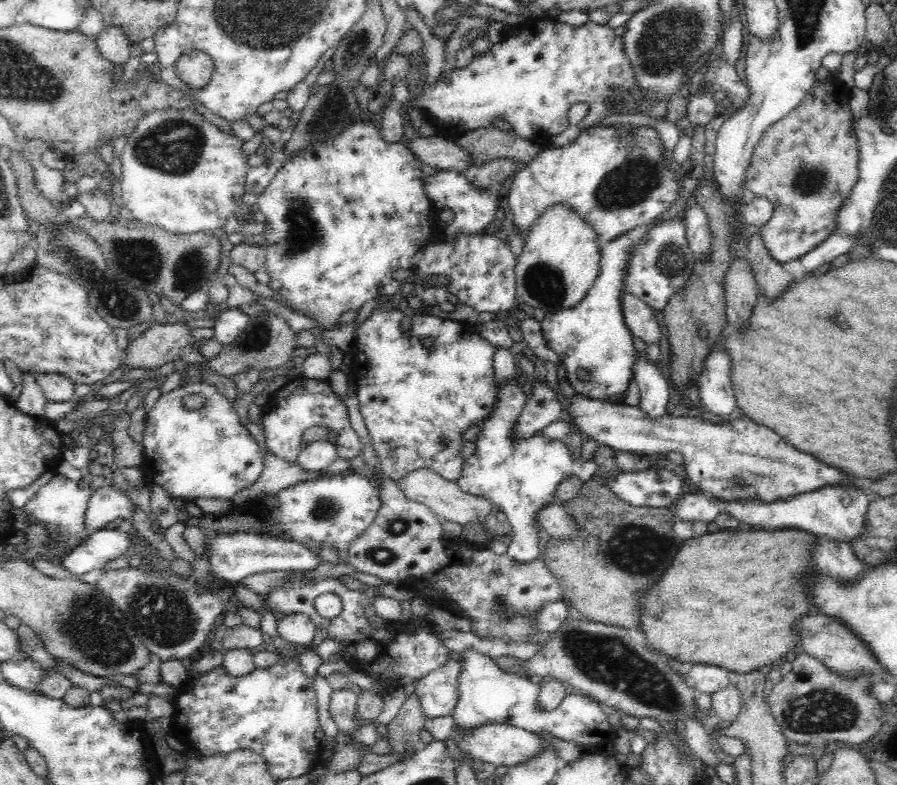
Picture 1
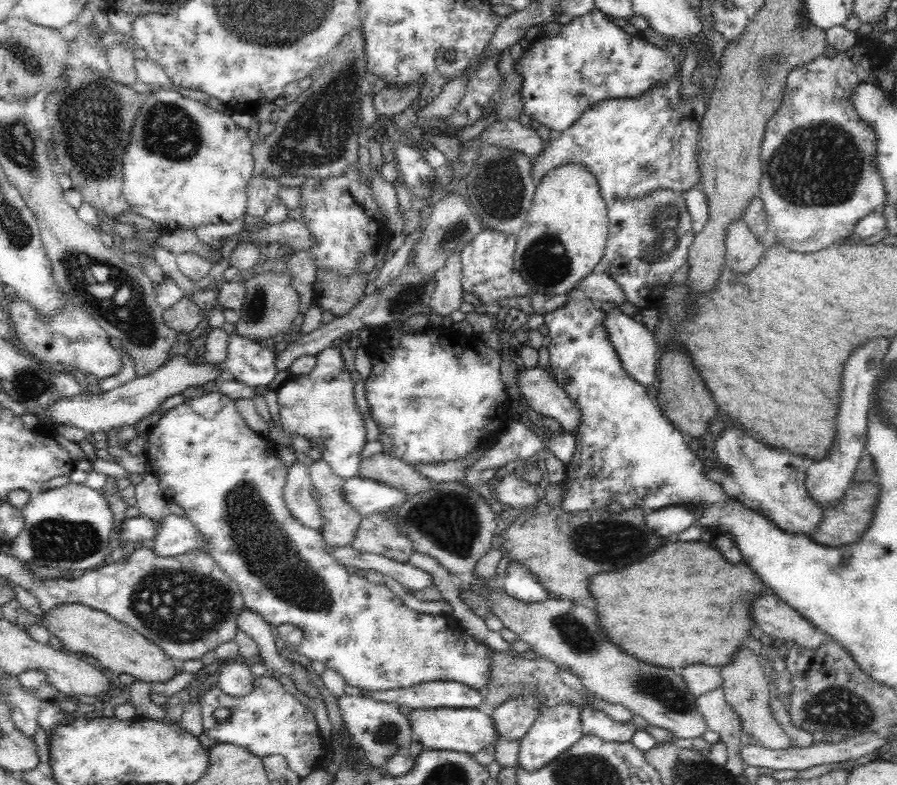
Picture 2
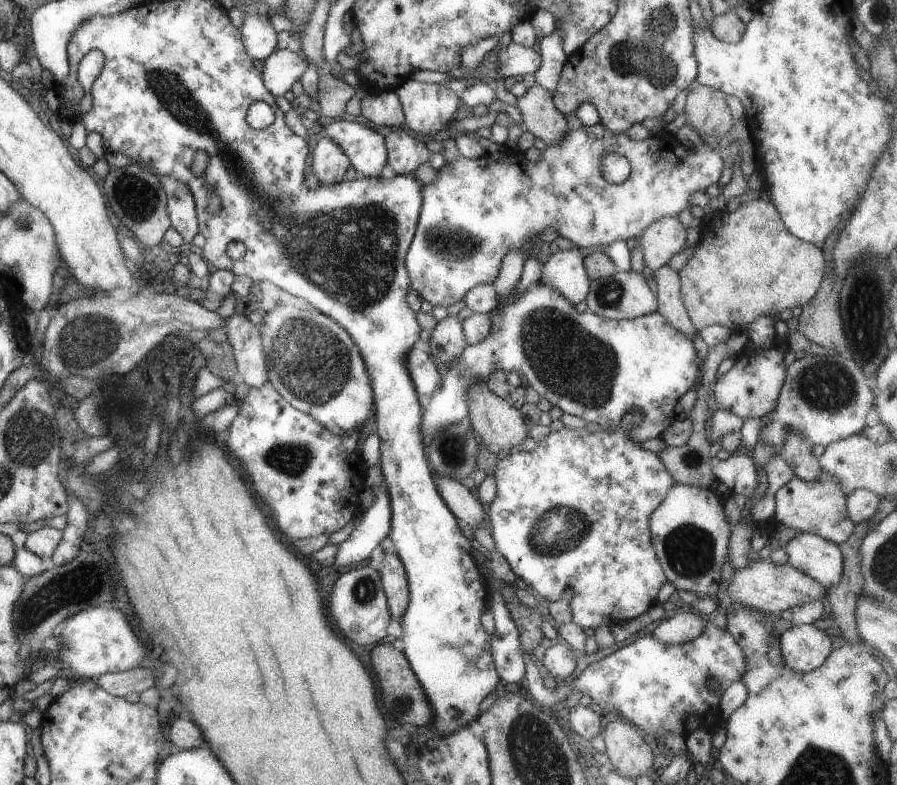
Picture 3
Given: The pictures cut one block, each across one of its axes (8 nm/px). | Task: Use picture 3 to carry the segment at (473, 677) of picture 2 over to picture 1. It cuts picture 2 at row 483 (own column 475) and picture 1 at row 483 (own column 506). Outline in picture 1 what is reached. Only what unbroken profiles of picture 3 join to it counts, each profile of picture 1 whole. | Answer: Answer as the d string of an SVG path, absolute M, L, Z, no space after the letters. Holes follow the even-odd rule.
M203 381L184 388L178 387L158 397L147 417L142 445L145 459L151 462L153 484L166 490L170 497L184 498L188 502L193 502L200 496L232 499L239 490L253 484L267 465L254 437L240 422L232 403L225 395L220 394L216 387ZM189 394L200 395L204 398L200 408L192 410L184 407L182 398Z

